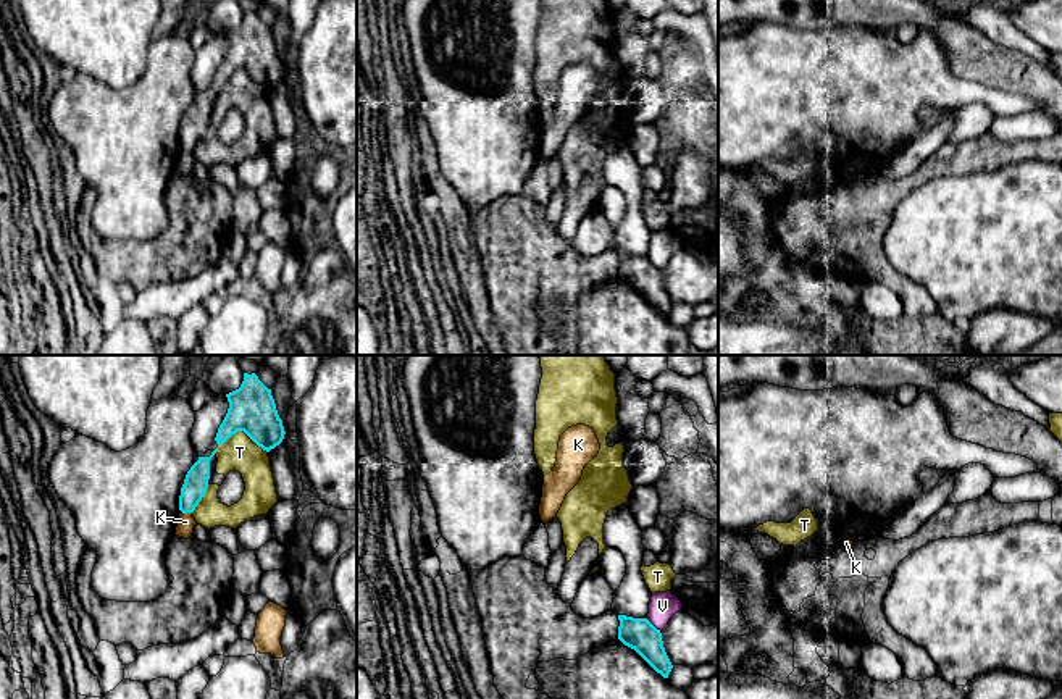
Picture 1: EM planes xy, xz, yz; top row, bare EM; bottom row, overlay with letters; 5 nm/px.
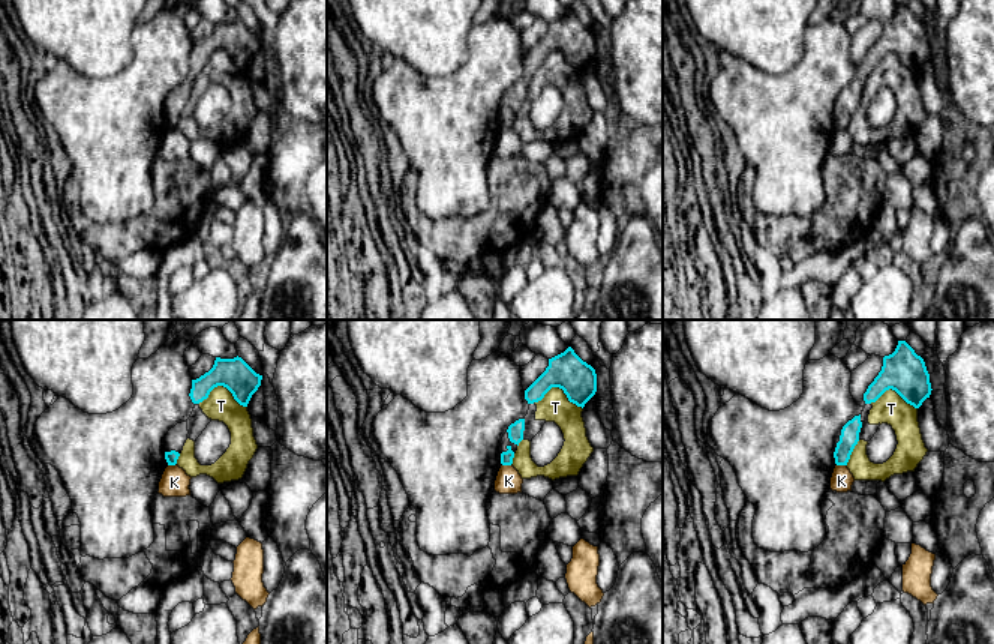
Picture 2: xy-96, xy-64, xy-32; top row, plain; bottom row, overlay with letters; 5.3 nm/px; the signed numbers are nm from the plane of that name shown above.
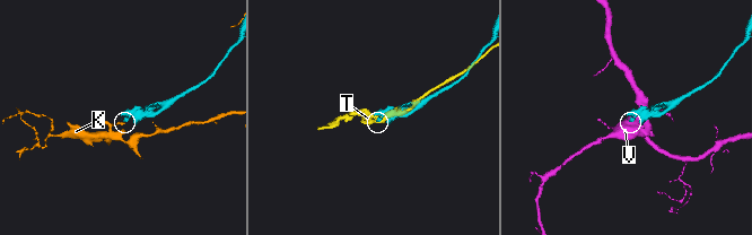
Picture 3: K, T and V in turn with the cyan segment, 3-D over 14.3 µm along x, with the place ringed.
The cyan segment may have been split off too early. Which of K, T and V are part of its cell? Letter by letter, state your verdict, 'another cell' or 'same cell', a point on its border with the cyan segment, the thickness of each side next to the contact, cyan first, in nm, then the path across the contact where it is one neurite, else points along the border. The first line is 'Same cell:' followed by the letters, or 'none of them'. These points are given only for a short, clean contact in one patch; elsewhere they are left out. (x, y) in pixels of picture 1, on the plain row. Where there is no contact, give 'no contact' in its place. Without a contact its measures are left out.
Same cell: none of them
K: another cell | xy (186, 150) | 120/90 nm | along xy (181, 149), (191, 152)
T: another cell | xy (242, 68) | 240/180 nm
V: another cell | xz (652, 263) | 160/140 nm | along xz (646, 257), (660, 268)

